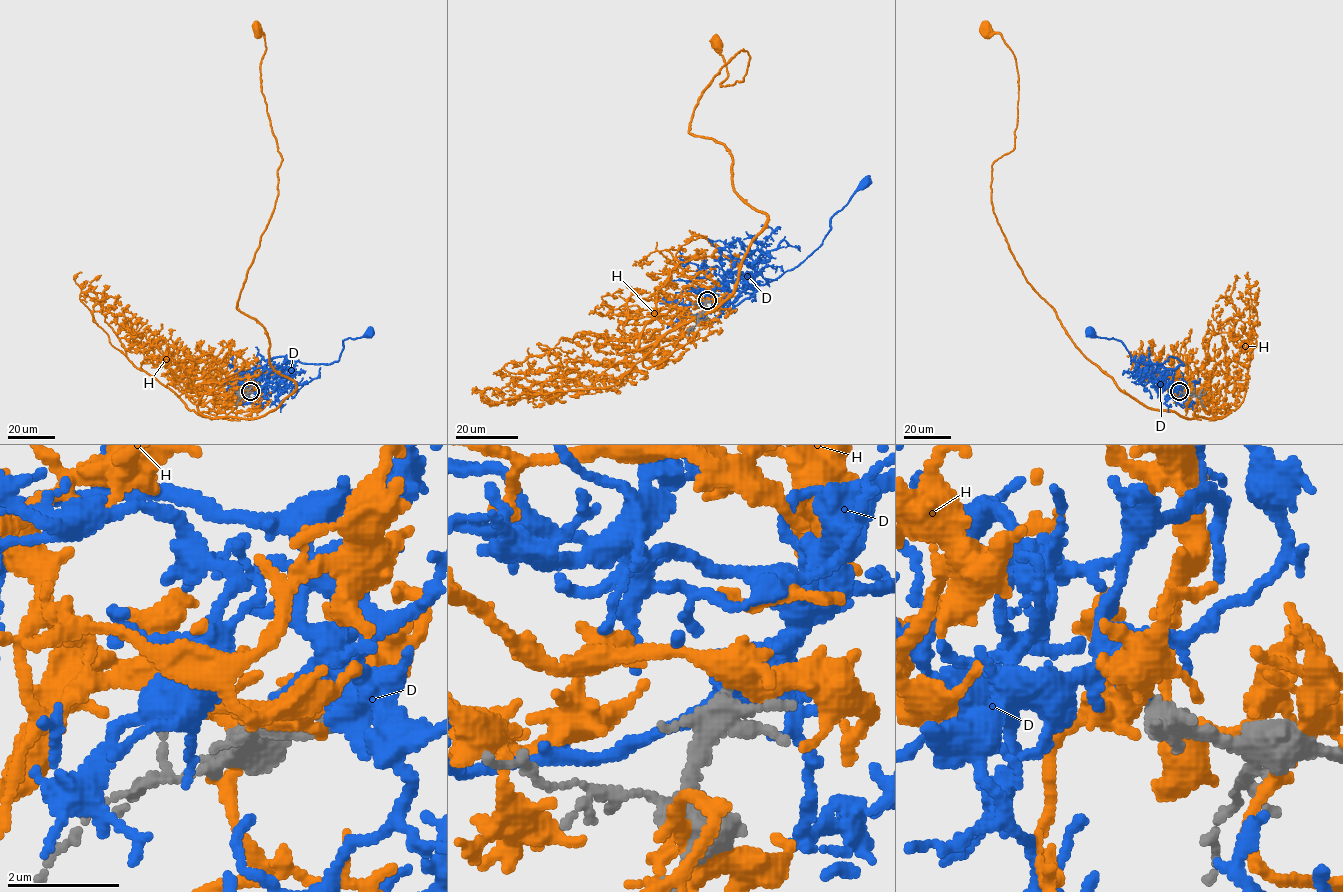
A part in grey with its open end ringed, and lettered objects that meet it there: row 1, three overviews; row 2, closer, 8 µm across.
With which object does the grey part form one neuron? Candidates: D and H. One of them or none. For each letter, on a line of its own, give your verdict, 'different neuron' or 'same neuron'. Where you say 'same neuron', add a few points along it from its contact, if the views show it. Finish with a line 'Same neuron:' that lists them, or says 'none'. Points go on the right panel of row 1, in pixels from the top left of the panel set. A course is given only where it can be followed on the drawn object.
D: same neuron | via (1179, 391), (1171, 392), (1175, 370), (1183, 364), (1176, 358), (1143, 364), (1134, 361), (1118, 340), (1091, 334)
H: different neuron
Same neuron: D

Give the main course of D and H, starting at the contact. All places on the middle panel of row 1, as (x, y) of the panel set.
D: (707, 300), (719, 288), (750, 294), (734, 305), (745, 290), (799, 266), (822, 243), (830, 219), (864, 183)
H: (707, 299), (638, 350), (719, 305), (768, 220), (689, 132), (740, 50), (747, 73), (721, 86), (718, 42)

